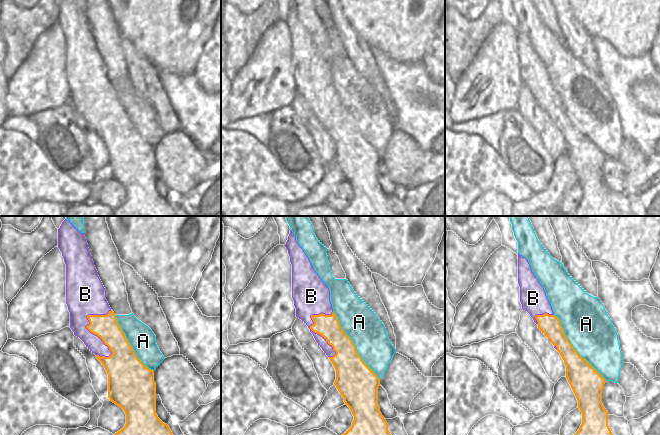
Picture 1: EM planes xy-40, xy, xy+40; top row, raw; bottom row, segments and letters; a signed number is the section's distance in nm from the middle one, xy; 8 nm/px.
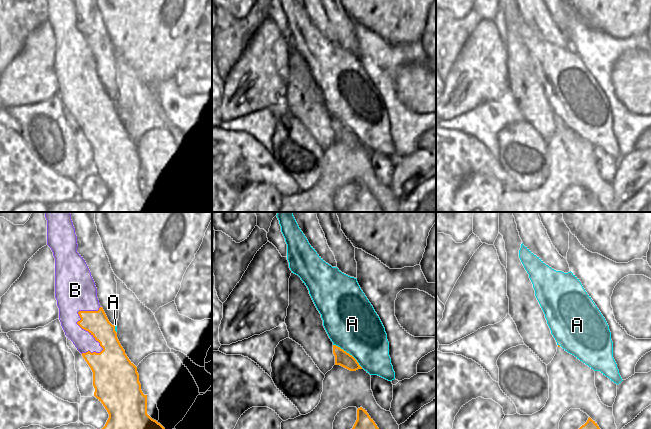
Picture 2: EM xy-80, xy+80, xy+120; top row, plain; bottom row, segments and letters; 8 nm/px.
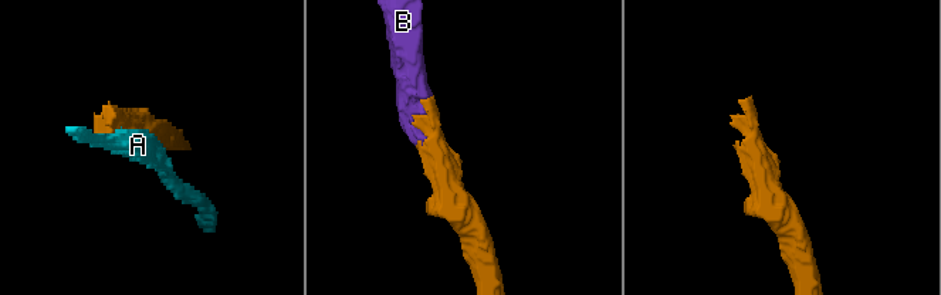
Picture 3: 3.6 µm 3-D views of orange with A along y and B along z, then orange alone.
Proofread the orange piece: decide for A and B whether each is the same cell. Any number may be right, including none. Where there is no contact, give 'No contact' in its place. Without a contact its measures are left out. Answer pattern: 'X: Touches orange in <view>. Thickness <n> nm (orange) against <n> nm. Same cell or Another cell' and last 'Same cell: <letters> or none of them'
A: Touches orange in xy+40. Thickness 240 nm (orange) against 380 nm. Another cell
B: Touches orange in xy-40. Thickness 200 nm (orange) against 190 nm. Same cell
Same cell: B

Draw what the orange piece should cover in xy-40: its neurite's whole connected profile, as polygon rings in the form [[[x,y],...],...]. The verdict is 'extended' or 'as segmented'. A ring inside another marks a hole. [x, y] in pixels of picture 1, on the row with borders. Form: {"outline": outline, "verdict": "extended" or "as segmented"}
{"outline": [[[65,219],[58,229],[58,248],[66,264],[66,304],[70,312],[70,328],[86,347],[96,355],[108,374],[108,398],[121,407],[126,414],[126,424],[114,435],[173,435],[169,426],[156,414],[156,384],[154,371],[149,369],[135,354],[124,332],[118,324],[116,315],[106,300],[106,290],[94,266],[84,233]]], "verdict": "extended"}

